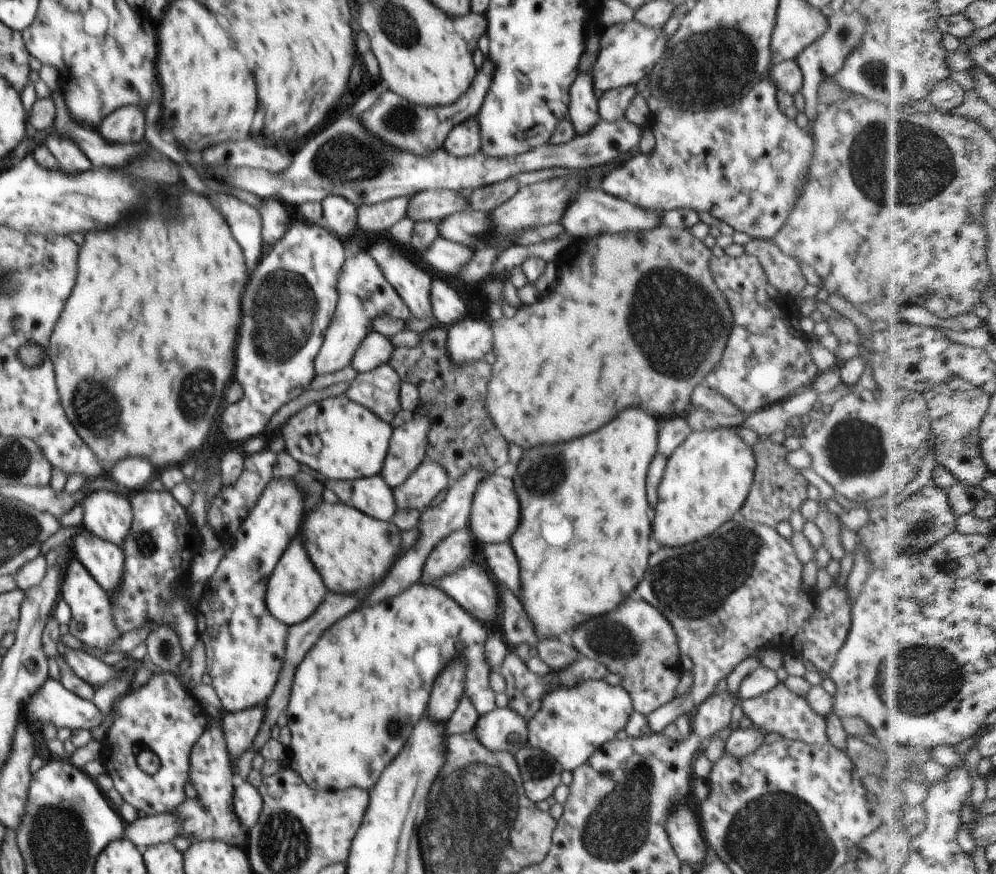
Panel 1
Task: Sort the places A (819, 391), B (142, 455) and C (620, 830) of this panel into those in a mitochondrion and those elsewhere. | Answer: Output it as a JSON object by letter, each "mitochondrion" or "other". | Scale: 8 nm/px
{"A":"other","B":"other","C":"mitochondrion"}

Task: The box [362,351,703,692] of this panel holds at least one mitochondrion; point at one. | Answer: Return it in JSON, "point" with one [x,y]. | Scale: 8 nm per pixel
{"point":[610,640]}

